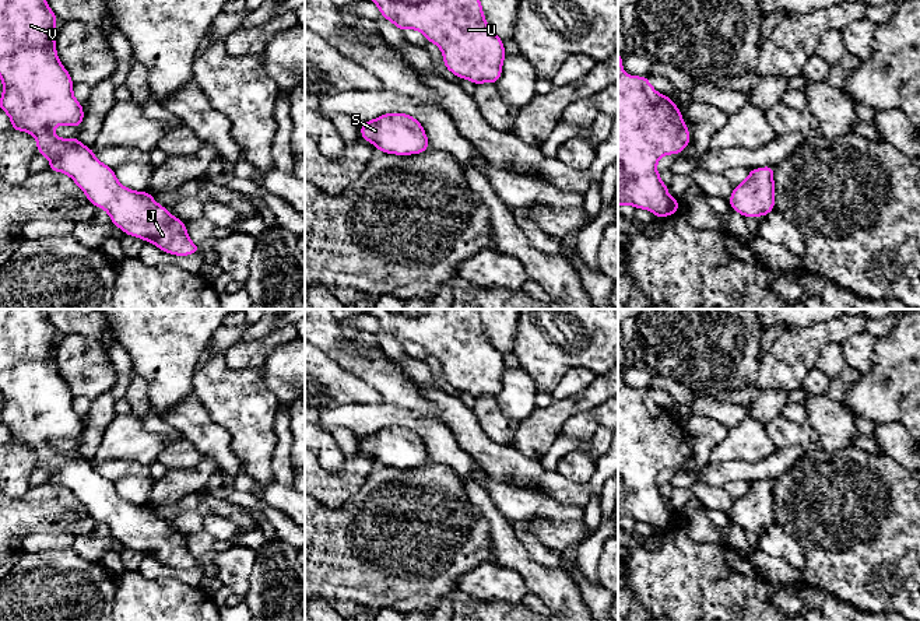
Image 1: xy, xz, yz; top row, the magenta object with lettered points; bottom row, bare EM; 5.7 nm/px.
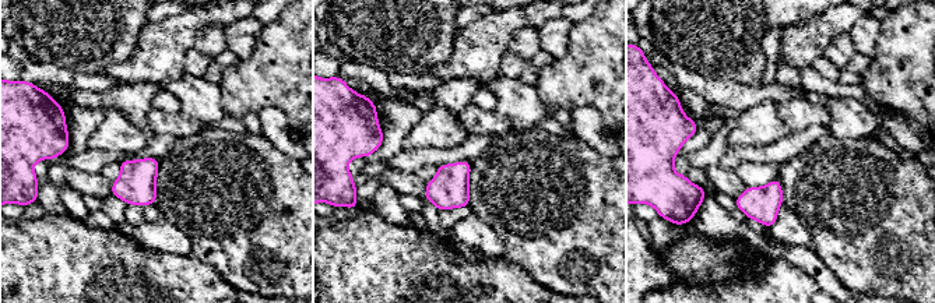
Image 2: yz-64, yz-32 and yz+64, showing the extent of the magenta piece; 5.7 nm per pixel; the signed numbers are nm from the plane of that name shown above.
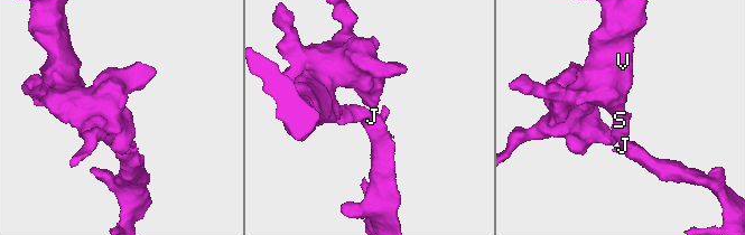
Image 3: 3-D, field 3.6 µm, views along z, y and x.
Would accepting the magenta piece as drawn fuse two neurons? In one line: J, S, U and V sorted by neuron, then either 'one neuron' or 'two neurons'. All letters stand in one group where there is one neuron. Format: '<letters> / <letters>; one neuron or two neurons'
J S U V; one neuron

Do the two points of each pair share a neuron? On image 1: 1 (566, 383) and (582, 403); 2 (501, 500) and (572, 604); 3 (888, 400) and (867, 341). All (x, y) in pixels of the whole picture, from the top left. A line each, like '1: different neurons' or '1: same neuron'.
1: different neurons
2: different neurons
3: different neurons

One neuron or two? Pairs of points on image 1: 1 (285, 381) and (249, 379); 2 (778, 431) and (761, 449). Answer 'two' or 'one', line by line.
1: two
2: two

